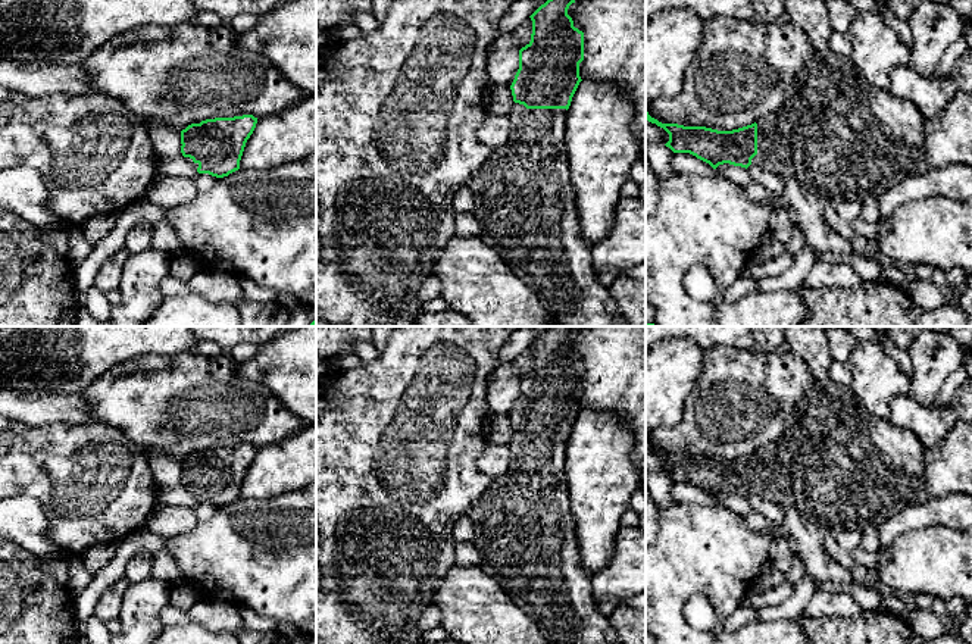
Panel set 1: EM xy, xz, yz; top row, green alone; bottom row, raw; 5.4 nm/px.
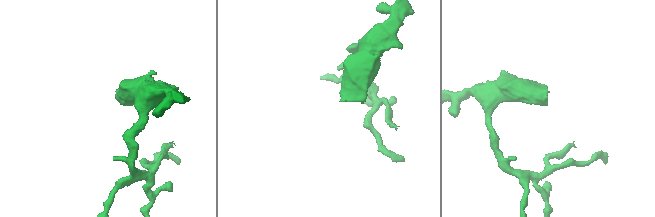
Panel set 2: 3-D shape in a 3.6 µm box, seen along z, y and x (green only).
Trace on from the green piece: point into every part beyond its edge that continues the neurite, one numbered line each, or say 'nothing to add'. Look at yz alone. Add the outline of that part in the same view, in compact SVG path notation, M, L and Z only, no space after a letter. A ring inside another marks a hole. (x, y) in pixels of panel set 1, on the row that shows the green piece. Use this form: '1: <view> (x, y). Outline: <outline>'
1: yz (834, 134). Outline: M831 50L815 53L787 88L784 103L776 112L757 119L757 154L751 165L794 179L831 203L862 201L879 196L906 176L925 175L928 163L923 125L925 118L909 100L876 90L853 66L850 56Z

